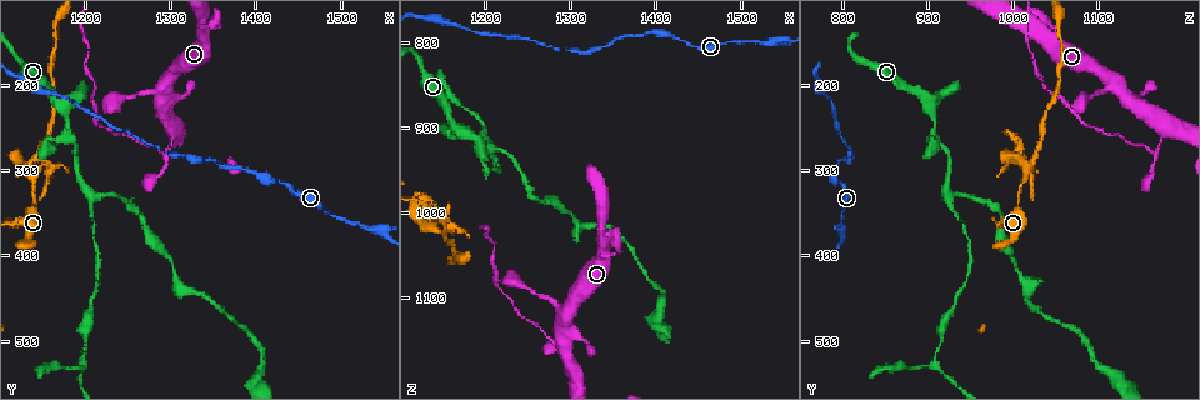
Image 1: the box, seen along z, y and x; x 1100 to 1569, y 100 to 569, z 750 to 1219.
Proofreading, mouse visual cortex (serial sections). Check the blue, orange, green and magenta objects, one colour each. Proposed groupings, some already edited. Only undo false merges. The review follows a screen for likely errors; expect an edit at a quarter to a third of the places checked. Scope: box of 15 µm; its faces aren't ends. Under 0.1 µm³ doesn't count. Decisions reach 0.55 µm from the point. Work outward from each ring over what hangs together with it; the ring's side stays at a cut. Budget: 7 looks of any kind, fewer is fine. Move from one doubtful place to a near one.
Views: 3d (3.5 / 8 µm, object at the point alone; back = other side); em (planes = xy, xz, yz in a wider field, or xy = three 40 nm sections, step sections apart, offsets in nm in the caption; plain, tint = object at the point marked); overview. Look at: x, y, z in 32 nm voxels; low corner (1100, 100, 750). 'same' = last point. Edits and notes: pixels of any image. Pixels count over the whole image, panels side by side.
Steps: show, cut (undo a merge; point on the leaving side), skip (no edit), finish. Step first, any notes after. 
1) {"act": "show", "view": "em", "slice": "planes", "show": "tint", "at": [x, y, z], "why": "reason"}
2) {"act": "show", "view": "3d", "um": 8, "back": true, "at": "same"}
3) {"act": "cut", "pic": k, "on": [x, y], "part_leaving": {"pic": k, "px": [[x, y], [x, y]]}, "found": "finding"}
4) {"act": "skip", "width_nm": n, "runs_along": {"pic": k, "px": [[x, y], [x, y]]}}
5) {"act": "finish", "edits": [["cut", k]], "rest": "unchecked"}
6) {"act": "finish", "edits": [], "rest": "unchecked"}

{"act": "show", "view": "3d", "um": 3.5, "at": [1180, 250, 910], "why": "two arms in line, one across"}

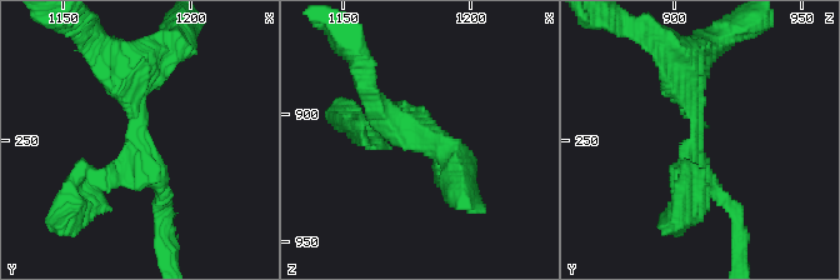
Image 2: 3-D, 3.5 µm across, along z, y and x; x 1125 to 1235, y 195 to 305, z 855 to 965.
{"act": "show", "view": "em", "slice": "xy", "step": 5, "show": "tint", "at": [1179, 249, 909]}

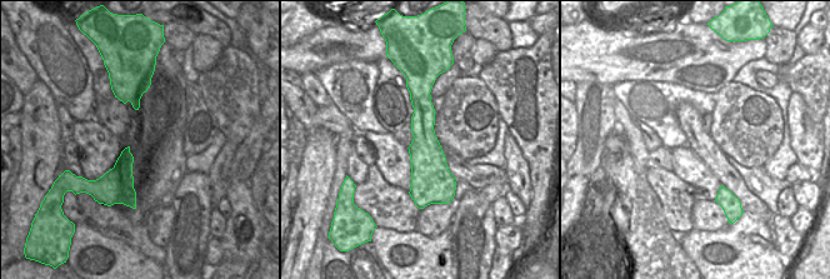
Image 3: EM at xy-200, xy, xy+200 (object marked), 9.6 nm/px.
{"act": "skip", "runs_along": {"pic": 2, "px": [[685, 61], [698, 164], [730, 206]]}, "found": "one cell here"}

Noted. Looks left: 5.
{"act": "show", "view": "3d", "um": 3.5, "at": [1210, 330, 925], "why": "three arms meet"}

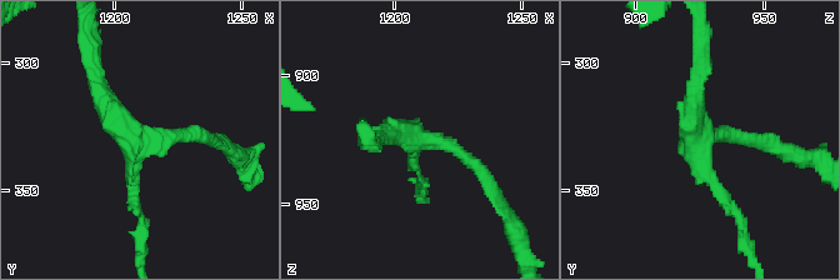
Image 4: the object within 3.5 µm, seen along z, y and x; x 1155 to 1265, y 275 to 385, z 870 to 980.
{"act": "show", "view": "em", "slice": "xy", "step": 3, "show": "tint", "at": [1208, 328, 925], "arms": 3, "arm_widths_nm": [200, 200, 200]}

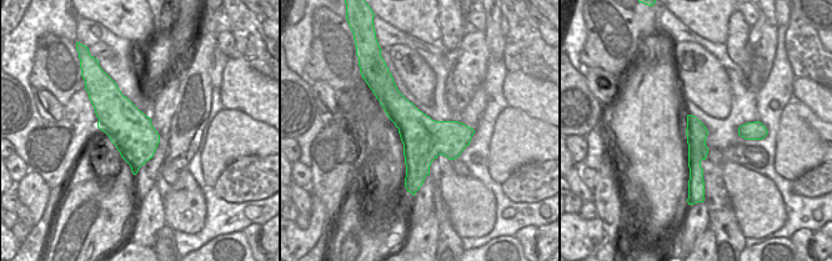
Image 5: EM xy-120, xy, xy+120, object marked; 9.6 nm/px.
{"act": "cut", "pic": 4, "on": [731, 206], "width_nm": 420, "part_leaving": {"pic": 4, "px": [[698, 159], [740, 221], [753, 259]]}, "found": "two cells meet here"}

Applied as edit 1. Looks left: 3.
{"act": "show", "view": "3d", "um": 8, "at": [1135, 305, 1015], "why": "a fork"}

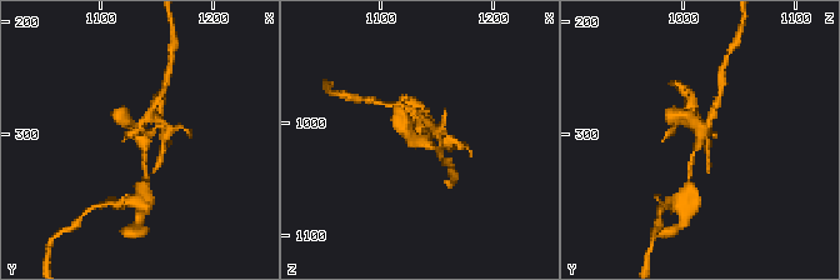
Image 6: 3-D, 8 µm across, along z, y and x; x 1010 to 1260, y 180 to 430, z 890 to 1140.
{"act": "show", "view": "3d", "um": 3.5, "at": [1140, 304, 1016], "why": "closer look"}

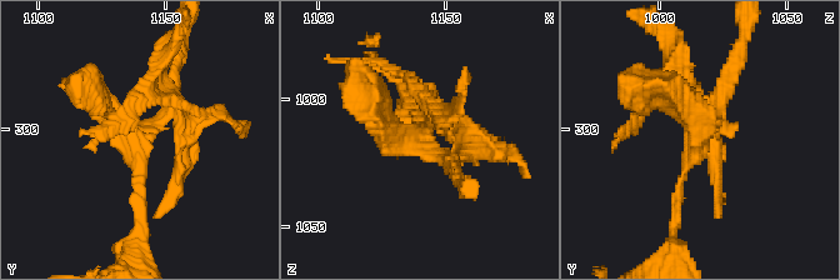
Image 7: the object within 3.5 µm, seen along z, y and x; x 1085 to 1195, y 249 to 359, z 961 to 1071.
{"act": "show", "view": "em", "slice": "xy", "step": 1, "show": "tint", "at": [1138, 303, 1016], "arms": 3, "arm_widths_nm": [150, 150, 300]}

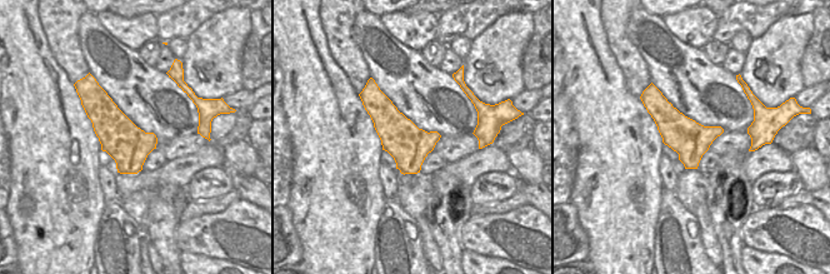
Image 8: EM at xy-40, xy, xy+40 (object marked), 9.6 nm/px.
{"act": "cut", "pic": 7, "on": [214, 111], "part_leaving": {"pic": 7, "px": [[454, 151], [438, 113], [461, 94]]}, "found": "a second cell is stuck on"}

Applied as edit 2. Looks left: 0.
{"act": "finish", "edits": [["cut", 4], ["cut", 7]], "rest": "unchecked"}

